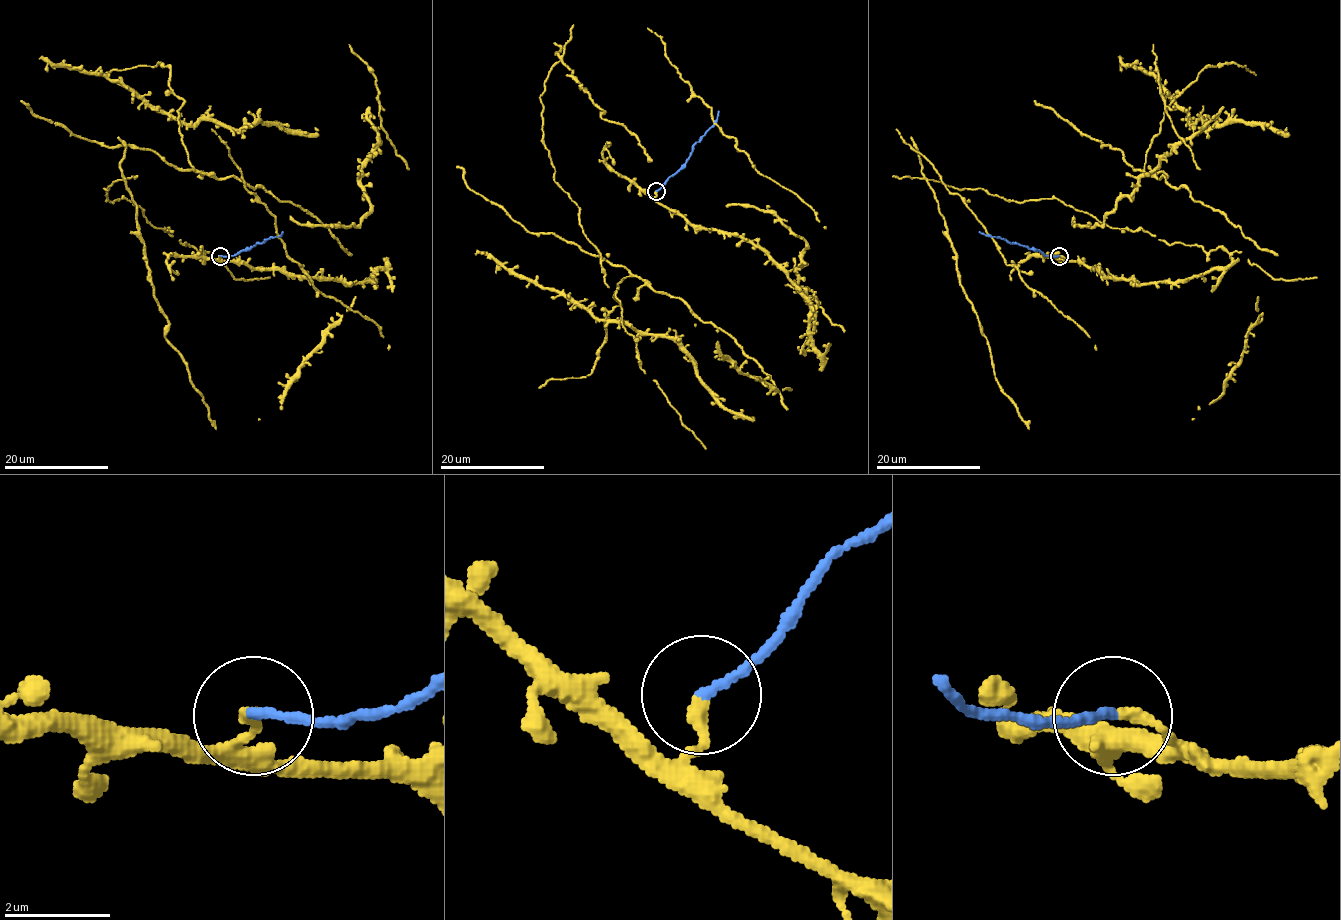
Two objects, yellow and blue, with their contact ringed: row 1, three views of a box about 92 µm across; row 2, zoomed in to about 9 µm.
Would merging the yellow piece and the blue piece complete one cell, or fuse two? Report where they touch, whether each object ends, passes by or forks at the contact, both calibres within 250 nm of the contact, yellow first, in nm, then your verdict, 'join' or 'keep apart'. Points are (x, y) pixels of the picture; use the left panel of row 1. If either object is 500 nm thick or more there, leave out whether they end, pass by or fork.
(220, 256) | yellow ends | blue ends | 240/170 nm | keep apart

